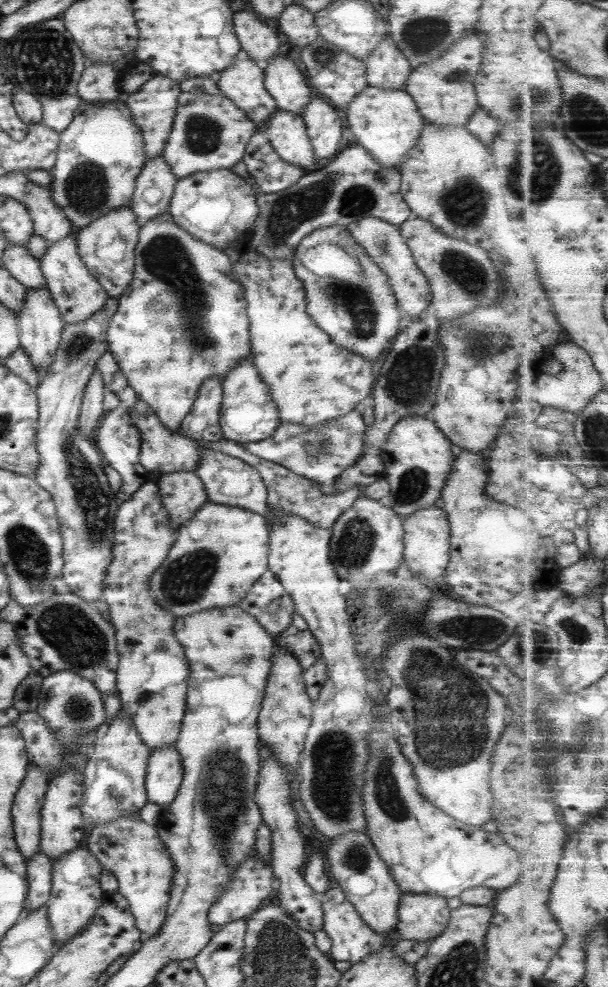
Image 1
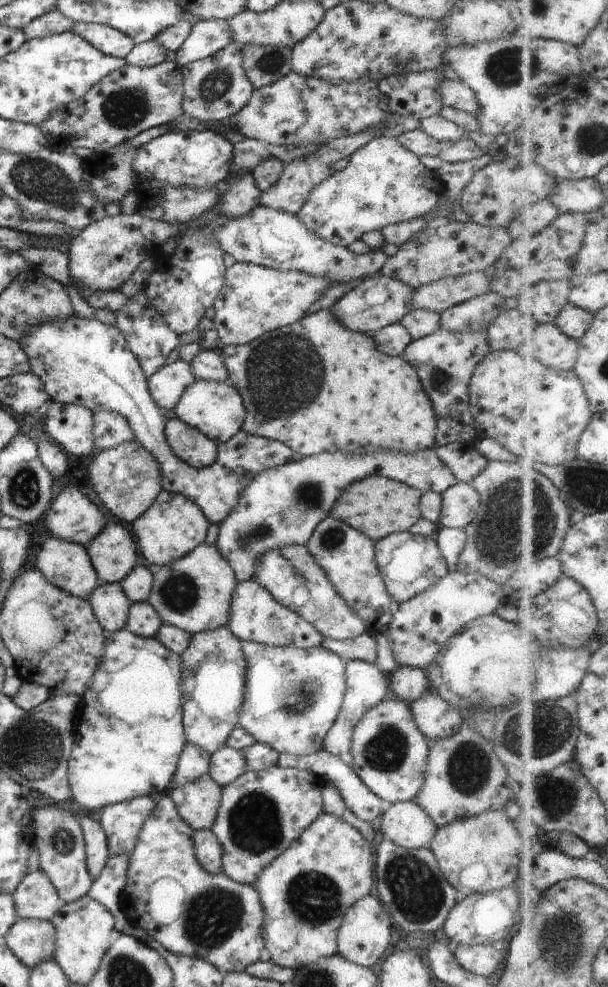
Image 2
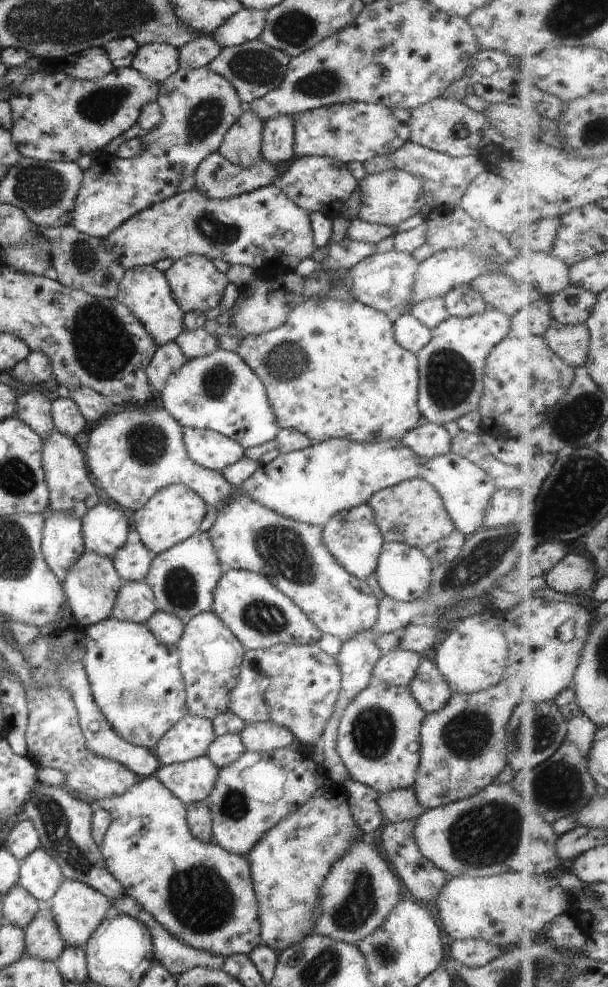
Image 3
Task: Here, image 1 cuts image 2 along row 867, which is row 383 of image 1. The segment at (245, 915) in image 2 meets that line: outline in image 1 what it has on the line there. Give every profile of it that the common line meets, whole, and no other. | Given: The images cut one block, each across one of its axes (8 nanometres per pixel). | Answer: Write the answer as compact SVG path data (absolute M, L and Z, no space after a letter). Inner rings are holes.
M167 211L150 218L139 227L133 249L133 273L127 289L116 298L117 309L105 332L107 352L113 355L128 387L145 402L170 431L179 431L181 420L189 412L199 386L207 377L221 377L237 361L248 357L250 342L243 290L232 274L230 259L219 249L201 242L171 221ZM167 290L172 303L155 321L147 310L159 292Z

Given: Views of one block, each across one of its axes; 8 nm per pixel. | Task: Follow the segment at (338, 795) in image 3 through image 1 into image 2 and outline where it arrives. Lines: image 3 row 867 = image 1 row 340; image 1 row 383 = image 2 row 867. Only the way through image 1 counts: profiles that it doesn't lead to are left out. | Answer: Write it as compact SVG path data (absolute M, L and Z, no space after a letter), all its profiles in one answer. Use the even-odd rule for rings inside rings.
M325 811L321 812L319 818L311 822L299 838L291 842L291 846L287 846L283 854L279 854L273 862L267 864L267 868L263 868L252 886L263 910L263 942L267 954L270 954L270 961L275 966L295 970L296 967L315 962L317 958L329 958L338 954L337 929L347 908L372 893L373 866L370 844L363 840L363 836L347 822L336 816L329 816Z

